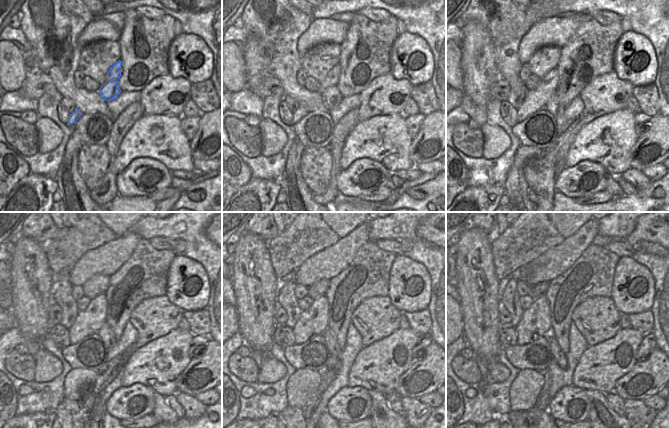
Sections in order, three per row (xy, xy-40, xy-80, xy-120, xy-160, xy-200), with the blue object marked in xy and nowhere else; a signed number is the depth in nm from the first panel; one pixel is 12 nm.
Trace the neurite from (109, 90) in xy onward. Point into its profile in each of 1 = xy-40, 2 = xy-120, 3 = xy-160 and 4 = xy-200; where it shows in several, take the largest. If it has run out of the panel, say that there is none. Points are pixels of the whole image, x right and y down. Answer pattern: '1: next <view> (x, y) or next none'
1: next xy-40 (332, 96)
2: next xy-120 (91, 320)
3: next xy-160 (314, 321)
4: next xy-200 (535, 321)

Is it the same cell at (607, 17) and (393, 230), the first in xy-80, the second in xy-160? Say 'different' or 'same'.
different

